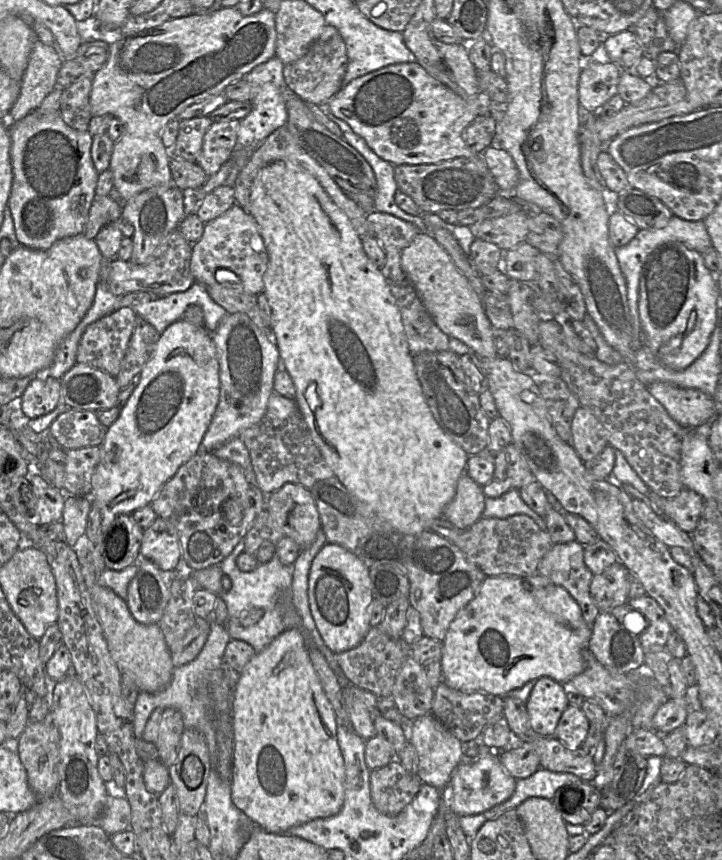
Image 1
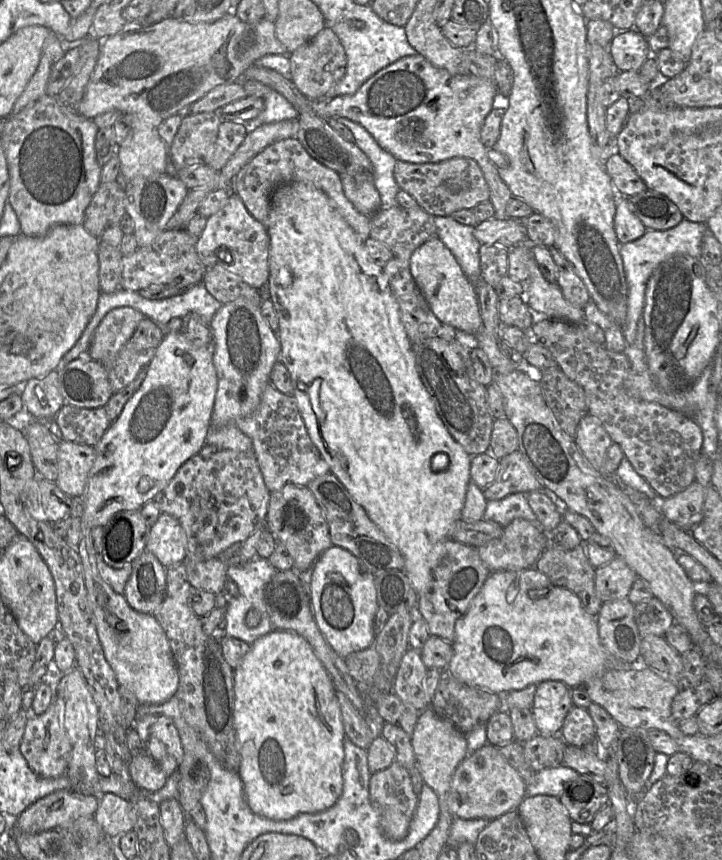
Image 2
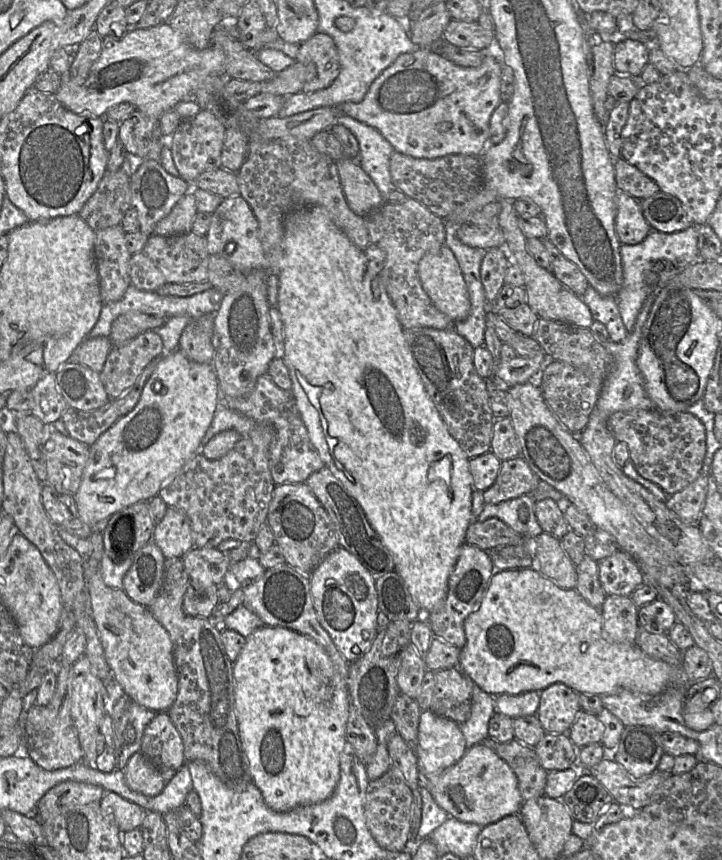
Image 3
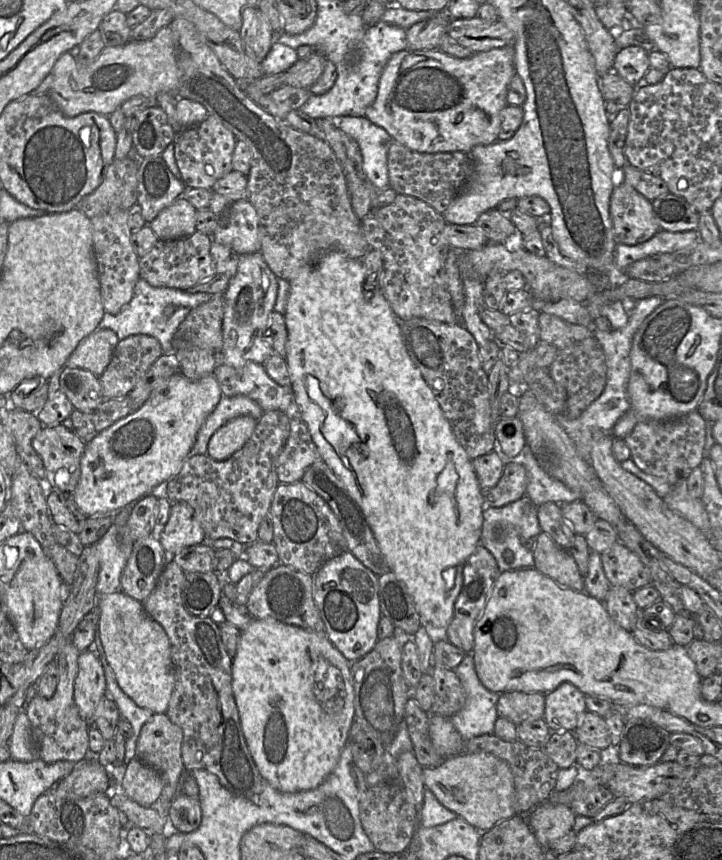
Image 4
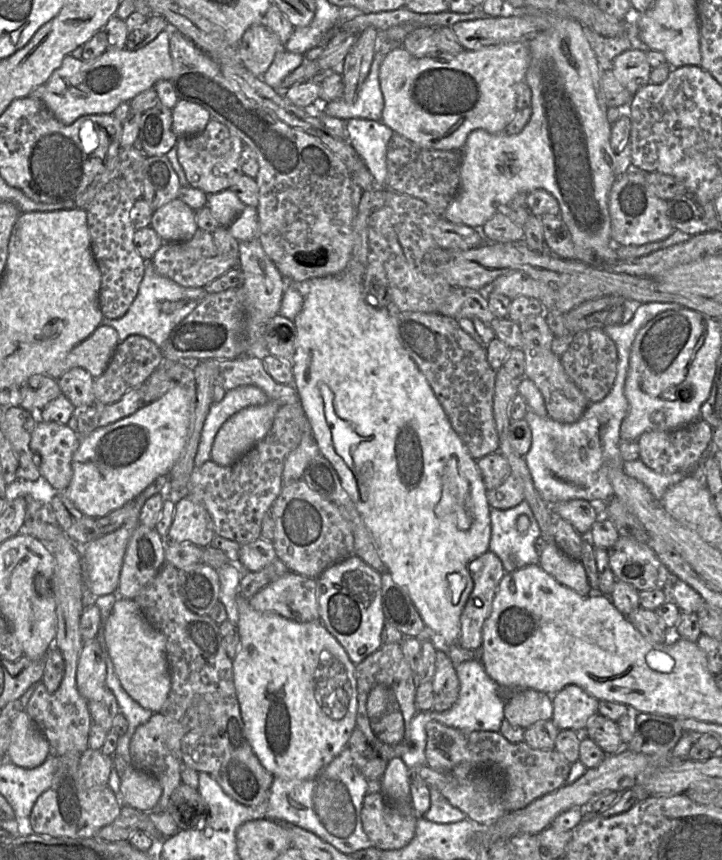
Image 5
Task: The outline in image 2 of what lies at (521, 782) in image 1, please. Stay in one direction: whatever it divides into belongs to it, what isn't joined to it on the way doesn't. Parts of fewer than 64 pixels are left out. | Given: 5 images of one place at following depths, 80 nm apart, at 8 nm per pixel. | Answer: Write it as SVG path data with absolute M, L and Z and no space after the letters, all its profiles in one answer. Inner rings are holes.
M564 765L548 767L539 772L533 778L533 782L526 785L525 797L546 795L558 798L564 788L579 777L577 771Z

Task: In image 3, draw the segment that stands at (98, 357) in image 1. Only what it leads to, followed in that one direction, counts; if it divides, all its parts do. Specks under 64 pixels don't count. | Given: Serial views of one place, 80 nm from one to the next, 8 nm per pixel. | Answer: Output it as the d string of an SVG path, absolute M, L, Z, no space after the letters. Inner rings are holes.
M130 311L114 320L109 339L113 347L119 347L145 331L164 326L168 320L169 318Z

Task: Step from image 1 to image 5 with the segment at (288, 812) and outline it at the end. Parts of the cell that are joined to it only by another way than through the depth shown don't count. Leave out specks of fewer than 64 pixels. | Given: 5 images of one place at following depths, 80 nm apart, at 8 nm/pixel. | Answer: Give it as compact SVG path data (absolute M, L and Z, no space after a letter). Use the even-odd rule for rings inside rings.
M240 587L239 593L236 595L236 603L239 611L239 621L237 623L238 632L240 635L240 643L238 646L238 652L235 658L232 659L232 671L233 671L233 679L234 679L234 686L236 690L237 699L240 706L240 714L243 720L246 734L248 741L259 759L262 766L270 772L274 777L277 778L288 778L288 779L296 779L296 780L307 780L315 777L326 765L328 765L339 753L348 745L348 740L351 736L352 731L356 728L356 714L357 714L357 683L355 678L355 665L349 658L348 654L346 653L345 649L340 645L340 643L336 640L336 638L326 629L324 624L321 620L315 620L310 622L296 622L294 620L287 619L281 615L272 612L260 612L255 610L249 604L248 599L245 599L240 594Z

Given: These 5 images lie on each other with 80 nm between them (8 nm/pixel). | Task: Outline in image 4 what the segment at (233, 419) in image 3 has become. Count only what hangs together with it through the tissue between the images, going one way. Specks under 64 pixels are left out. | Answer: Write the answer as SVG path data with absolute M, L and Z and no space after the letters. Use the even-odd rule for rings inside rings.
M222 396L218 405L206 418L202 425L194 447L189 453L189 457L196 455L206 455L208 443L212 435L226 423L239 416L251 416L258 421L264 411L253 399L244 396Z

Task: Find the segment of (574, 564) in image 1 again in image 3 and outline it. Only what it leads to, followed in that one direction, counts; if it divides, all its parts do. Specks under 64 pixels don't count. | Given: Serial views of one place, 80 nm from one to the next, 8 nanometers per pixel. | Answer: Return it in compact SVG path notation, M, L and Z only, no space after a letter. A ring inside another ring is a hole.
M585 555L576 565L577 585L575 590L594 608L601 611L607 597L599 580L598 562Z

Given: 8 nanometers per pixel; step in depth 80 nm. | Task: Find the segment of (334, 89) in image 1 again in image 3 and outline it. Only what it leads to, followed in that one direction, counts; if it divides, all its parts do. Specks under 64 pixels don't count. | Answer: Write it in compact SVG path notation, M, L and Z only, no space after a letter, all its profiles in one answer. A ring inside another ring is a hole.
M317 32L300 44L295 62L314 63L317 75L307 82L303 93L312 93L329 87L340 73L339 55L331 36Z

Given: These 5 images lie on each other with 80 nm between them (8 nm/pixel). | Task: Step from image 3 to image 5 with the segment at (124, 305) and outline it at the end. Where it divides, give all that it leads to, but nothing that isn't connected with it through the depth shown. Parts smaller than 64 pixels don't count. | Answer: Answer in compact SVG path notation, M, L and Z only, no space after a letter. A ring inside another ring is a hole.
M146 261L144 277L140 283L138 294L129 310L119 319L103 317L101 325L107 325L114 328L118 333L120 342L123 342L131 335L140 335L150 339L161 348L172 330L198 306L200 301L202 301L207 294L204 287L183 287L173 280L159 275L152 262ZM180 300L189 302L173 313L165 314L162 312L161 304L164 301L178 302Z

